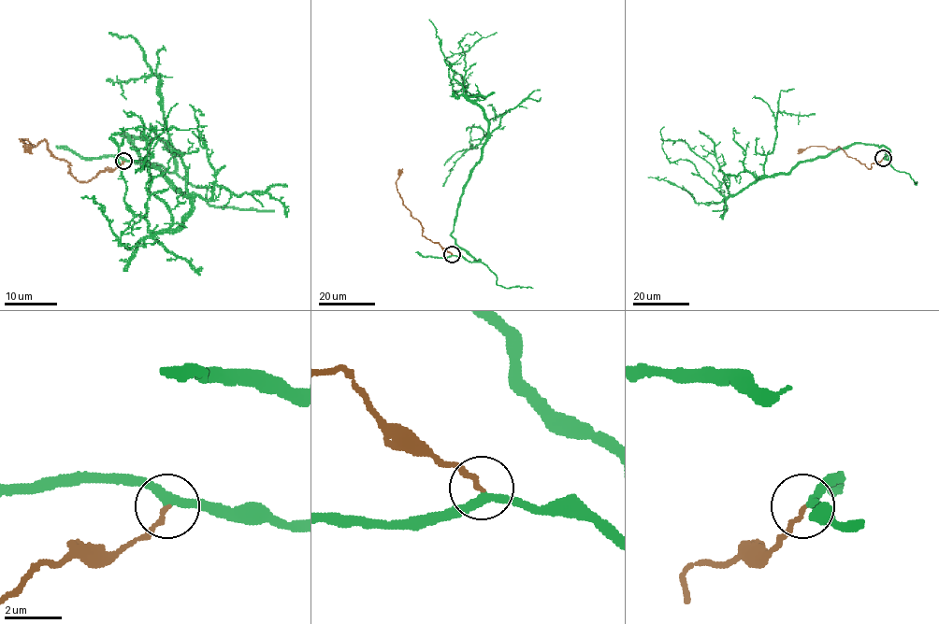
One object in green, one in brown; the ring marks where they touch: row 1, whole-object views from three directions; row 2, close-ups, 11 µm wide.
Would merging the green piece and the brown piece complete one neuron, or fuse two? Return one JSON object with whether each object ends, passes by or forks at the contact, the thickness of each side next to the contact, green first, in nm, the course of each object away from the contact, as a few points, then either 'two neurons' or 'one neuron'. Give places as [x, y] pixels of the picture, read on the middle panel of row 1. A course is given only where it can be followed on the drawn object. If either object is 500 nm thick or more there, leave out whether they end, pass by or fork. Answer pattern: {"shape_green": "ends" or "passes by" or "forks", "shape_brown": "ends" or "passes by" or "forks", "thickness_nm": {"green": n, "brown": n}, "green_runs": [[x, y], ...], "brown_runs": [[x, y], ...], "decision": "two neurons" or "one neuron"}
{"shape_green": "passes by", "shape_brown": "ends", "thickness_nm": {"green": 280, "brown": 150}, "green_runs": [[452, 254], [479, 261], [451, 233], [488, 120], [463, 88], [454, 92], [445, 60], [497, 32]], "brown_runs": [[452, 254], [438, 242], [422, 234], [421, 223], [404, 205], [396, 180], [402, 168]], "decision": "one neuron"}

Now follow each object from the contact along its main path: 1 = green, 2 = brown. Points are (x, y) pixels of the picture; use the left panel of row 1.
1: (123, 162), (168, 172), (171, 150), (122, 134), (191, 201), (175, 230), (127, 207), (111, 136), (207, 126)
2: (123, 162), (86, 182), (67, 172), (69, 163), (53, 155), (44, 140), (35, 147), (21, 140), (32, 153)

